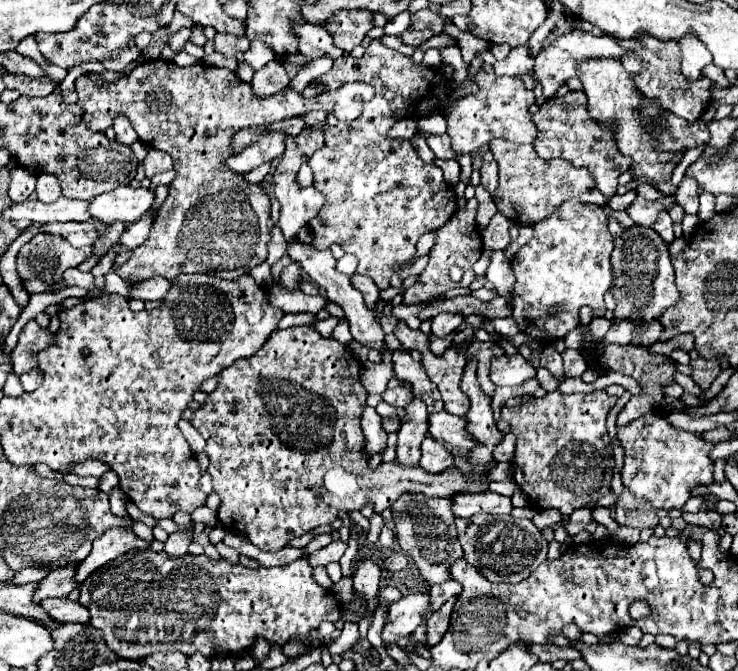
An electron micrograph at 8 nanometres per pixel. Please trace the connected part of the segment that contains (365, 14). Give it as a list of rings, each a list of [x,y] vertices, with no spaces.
[[[339,10],[329,18],[329,24],[327,24],[327,32],[333,36],[334,44],[348,53],[351,53],[357,44],[361,44],[361,40],[371,28],[373,28],[373,12],[369,10]]]

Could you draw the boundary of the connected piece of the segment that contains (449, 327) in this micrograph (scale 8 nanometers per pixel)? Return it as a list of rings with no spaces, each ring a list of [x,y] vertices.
[[[441,312],[431,322],[431,334],[439,336],[439,338],[445,338],[449,332],[457,330],[463,324],[463,320],[465,318],[459,312]]]

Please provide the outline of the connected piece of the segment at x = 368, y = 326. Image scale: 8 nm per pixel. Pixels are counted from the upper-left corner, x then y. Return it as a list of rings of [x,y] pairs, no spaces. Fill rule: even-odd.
[[[303,246],[303,248],[289,248],[287,254],[289,254],[295,262],[299,262],[301,270],[303,270],[315,284],[319,284],[319,286],[325,290],[325,294],[327,294],[327,298],[329,298],[331,302],[335,302],[335,304],[339,304],[339,306],[343,308],[343,312],[345,312],[345,316],[347,316],[347,320],[349,320],[349,326],[351,326],[351,334],[353,334],[353,338],[355,338],[357,342],[361,342],[361,344],[365,344],[365,346],[371,346],[371,348],[377,348],[377,350],[381,350],[381,348],[385,346],[385,344],[383,344],[383,336],[385,336],[385,334],[383,334],[383,330],[381,330],[381,324],[375,322],[375,312],[365,306],[363,296],[361,296],[361,292],[359,292],[357,288],[353,288],[351,278],[345,276],[345,274],[341,274],[341,272],[337,272],[337,268],[335,268],[337,260],[333,258],[331,250],[315,252],[315,250]]]

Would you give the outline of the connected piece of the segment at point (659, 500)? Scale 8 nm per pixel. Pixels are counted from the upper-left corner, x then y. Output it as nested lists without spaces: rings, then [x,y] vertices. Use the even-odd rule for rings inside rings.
[[[647,414],[625,426],[617,426],[617,438],[625,448],[625,464],[621,468],[623,484],[635,498],[647,500],[653,510],[683,508],[699,486],[713,482],[713,462],[709,460],[713,444],[705,442],[701,434],[671,426],[661,414]]]

